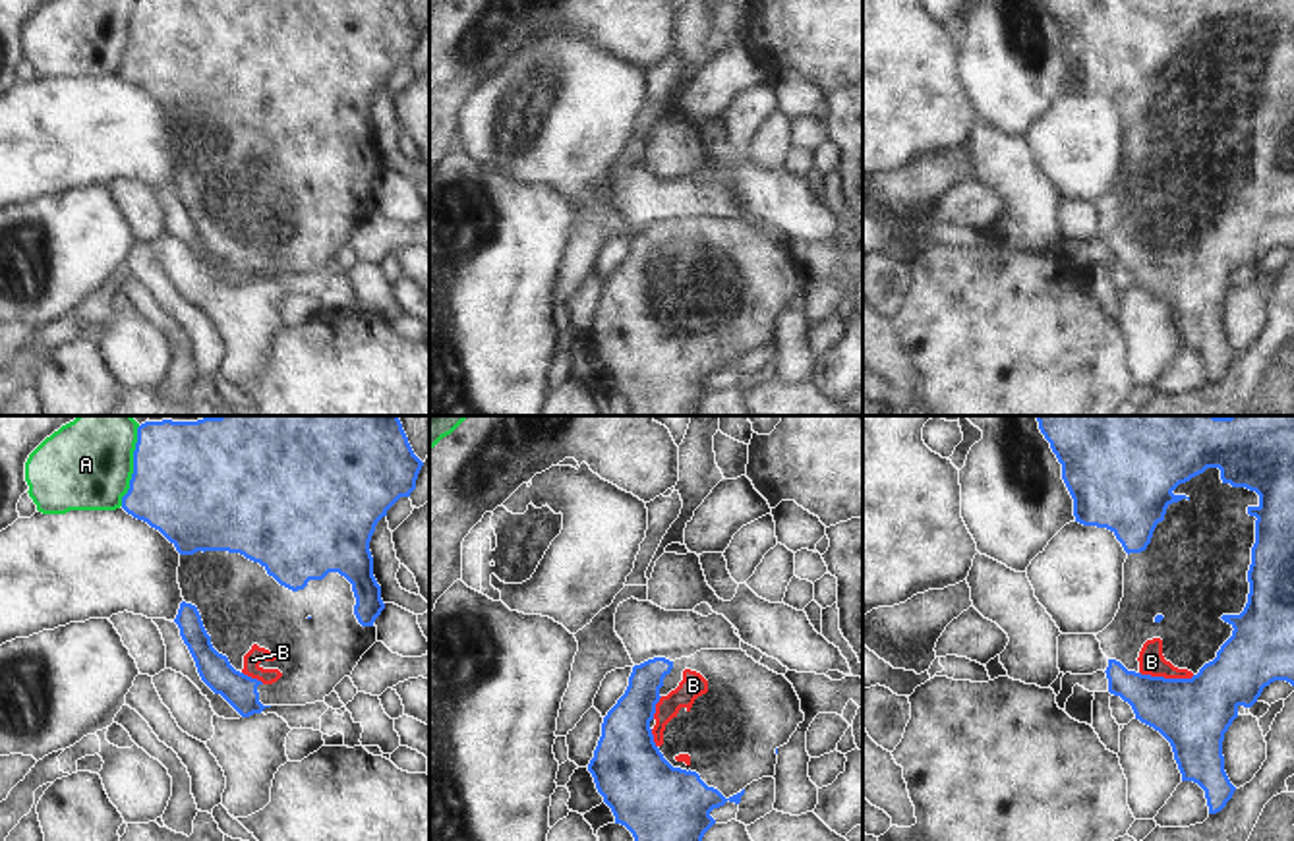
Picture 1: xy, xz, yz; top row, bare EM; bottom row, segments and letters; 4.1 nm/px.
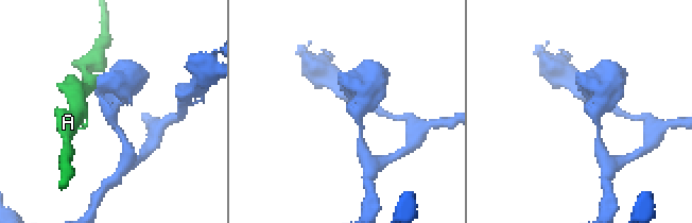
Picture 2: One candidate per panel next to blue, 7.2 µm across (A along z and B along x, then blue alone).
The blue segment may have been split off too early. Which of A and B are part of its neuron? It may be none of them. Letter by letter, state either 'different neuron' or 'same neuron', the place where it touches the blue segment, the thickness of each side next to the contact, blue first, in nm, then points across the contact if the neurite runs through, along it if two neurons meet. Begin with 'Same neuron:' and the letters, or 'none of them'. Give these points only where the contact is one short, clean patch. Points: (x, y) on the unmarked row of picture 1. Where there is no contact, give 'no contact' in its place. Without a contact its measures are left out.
Same neuron: B
A: different neuron; meets blue in xy at (134, 37); 440 nm thick on the blue side, 320 nm on the other
B: same neuron; meets blue in yz at (1167, 246); 300 nm thick on the blue side, 110 nm on the other; runs through yz (1192, 281), (1167, 256), (1167, 246), (1151, 229)

